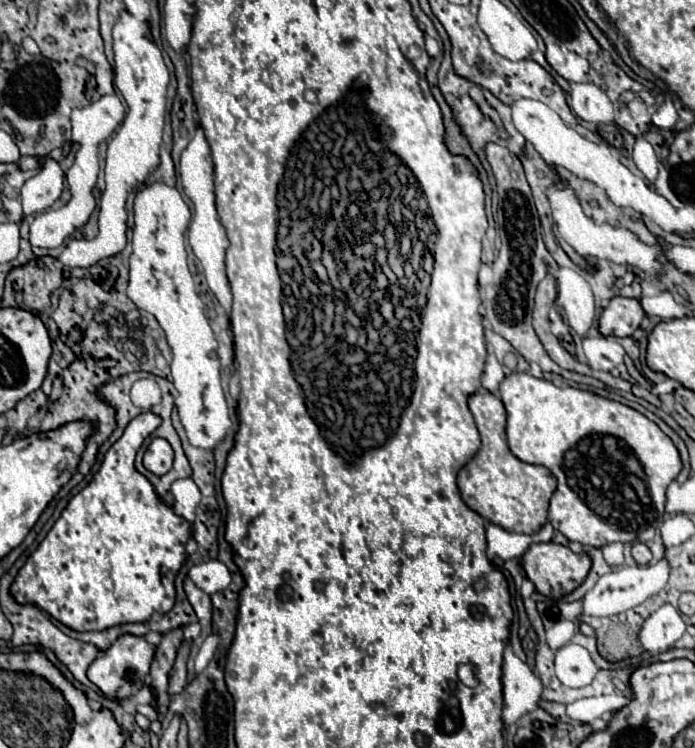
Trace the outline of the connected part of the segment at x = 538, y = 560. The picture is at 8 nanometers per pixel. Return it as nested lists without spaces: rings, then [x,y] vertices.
[[[533,543],[521,557],[521,565],[527,573],[527,579],[535,585],[535,589],[541,595],[561,599],[583,583],[583,579],[591,569],[591,559],[585,553],[573,553],[569,547],[557,543]]]

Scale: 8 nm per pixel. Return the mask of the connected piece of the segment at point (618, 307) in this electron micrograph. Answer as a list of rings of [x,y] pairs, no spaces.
[[[613,297],[599,317],[599,333],[603,337],[631,337],[643,317],[645,311],[637,299]]]

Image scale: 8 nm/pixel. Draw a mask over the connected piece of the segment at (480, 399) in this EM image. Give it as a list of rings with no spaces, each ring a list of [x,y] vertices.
[[[479,391],[469,397],[469,409],[481,433],[481,449],[457,475],[463,501],[483,519],[503,527],[505,531],[525,535],[537,533],[547,523],[549,501],[557,489],[557,479],[549,469],[523,463],[509,451],[505,435],[507,413],[501,399],[493,397],[487,391]]]

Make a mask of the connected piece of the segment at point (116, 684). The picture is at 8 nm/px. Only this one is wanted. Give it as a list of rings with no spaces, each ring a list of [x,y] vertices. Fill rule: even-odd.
[[[125,635],[119,637],[105,653],[101,653],[93,665],[87,671],[87,677],[91,679],[91,683],[95,683],[107,697],[115,697],[115,699],[125,699],[125,697],[135,697],[139,693],[139,689],[145,685],[147,677],[149,677],[149,665],[151,659],[155,655],[155,645],[149,645],[145,641],[145,637],[137,637],[137,635]]]

